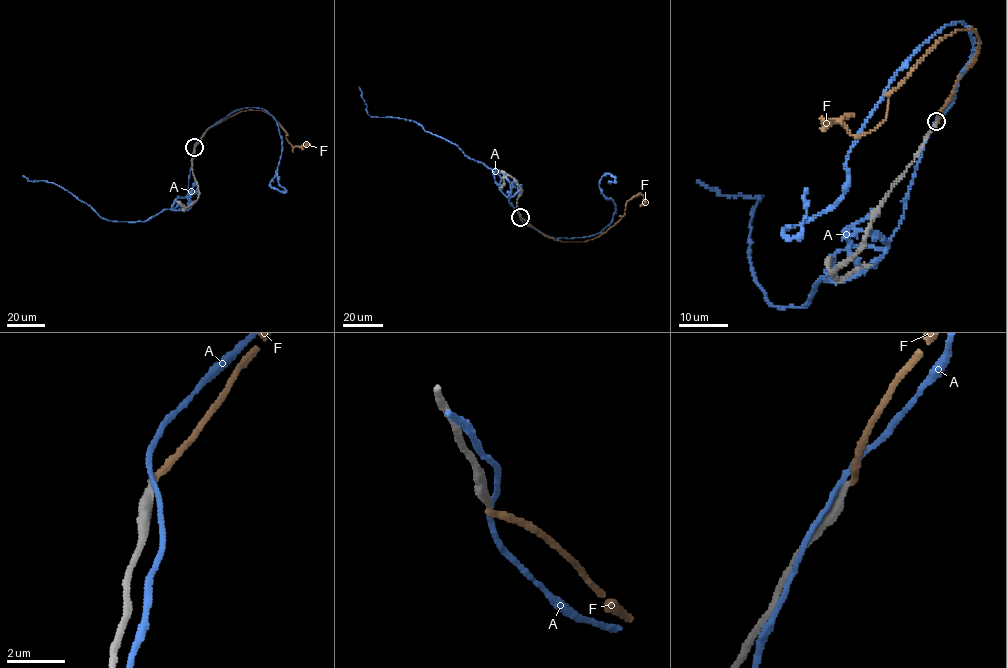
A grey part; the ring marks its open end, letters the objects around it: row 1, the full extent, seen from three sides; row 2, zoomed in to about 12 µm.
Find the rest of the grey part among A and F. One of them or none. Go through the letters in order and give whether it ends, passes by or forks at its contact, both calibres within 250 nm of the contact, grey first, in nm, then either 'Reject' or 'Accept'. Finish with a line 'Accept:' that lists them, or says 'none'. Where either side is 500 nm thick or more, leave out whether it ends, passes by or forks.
A: It passes by. Thickness 360 nm (grey) against 160 nm. Reject
F: It ends there. Thickness 360 nm (grey) against 240 nm. Reject
Accept: none

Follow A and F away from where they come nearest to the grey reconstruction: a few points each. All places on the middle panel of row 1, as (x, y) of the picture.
A: (520, 217), (508, 201), (510, 184), (502, 173), (416, 122), (371, 117), (359, 87)
F: (520, 217), (546, 236), (582, 242), (605, 233), (623, 216), (627, 201), (642, 194), (646, 202), (640, 206)

